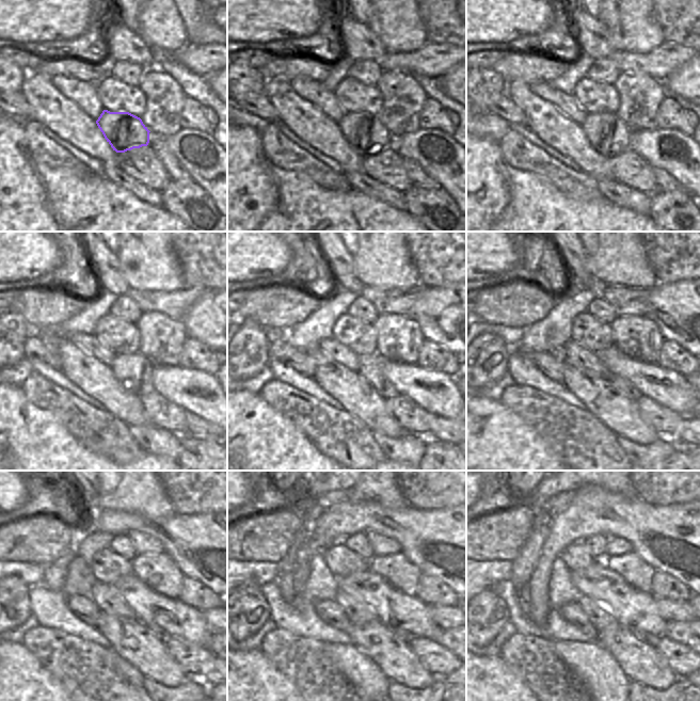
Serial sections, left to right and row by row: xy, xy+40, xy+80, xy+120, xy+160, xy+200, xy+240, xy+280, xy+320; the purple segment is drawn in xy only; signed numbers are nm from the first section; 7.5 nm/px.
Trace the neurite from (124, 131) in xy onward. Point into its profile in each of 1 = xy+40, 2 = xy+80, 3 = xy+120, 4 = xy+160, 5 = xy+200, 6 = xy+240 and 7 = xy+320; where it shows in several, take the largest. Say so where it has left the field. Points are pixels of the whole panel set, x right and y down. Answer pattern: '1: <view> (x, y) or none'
1: xy+40 (364, 131)
2: xy+80 (607, 133)
3: xy+120 (133, 372)
4: xy+160 (370, 368)
5: xy+200 (621, 384)
6: xy+240 (159, 633)
7: xy+320 (651, 639)

